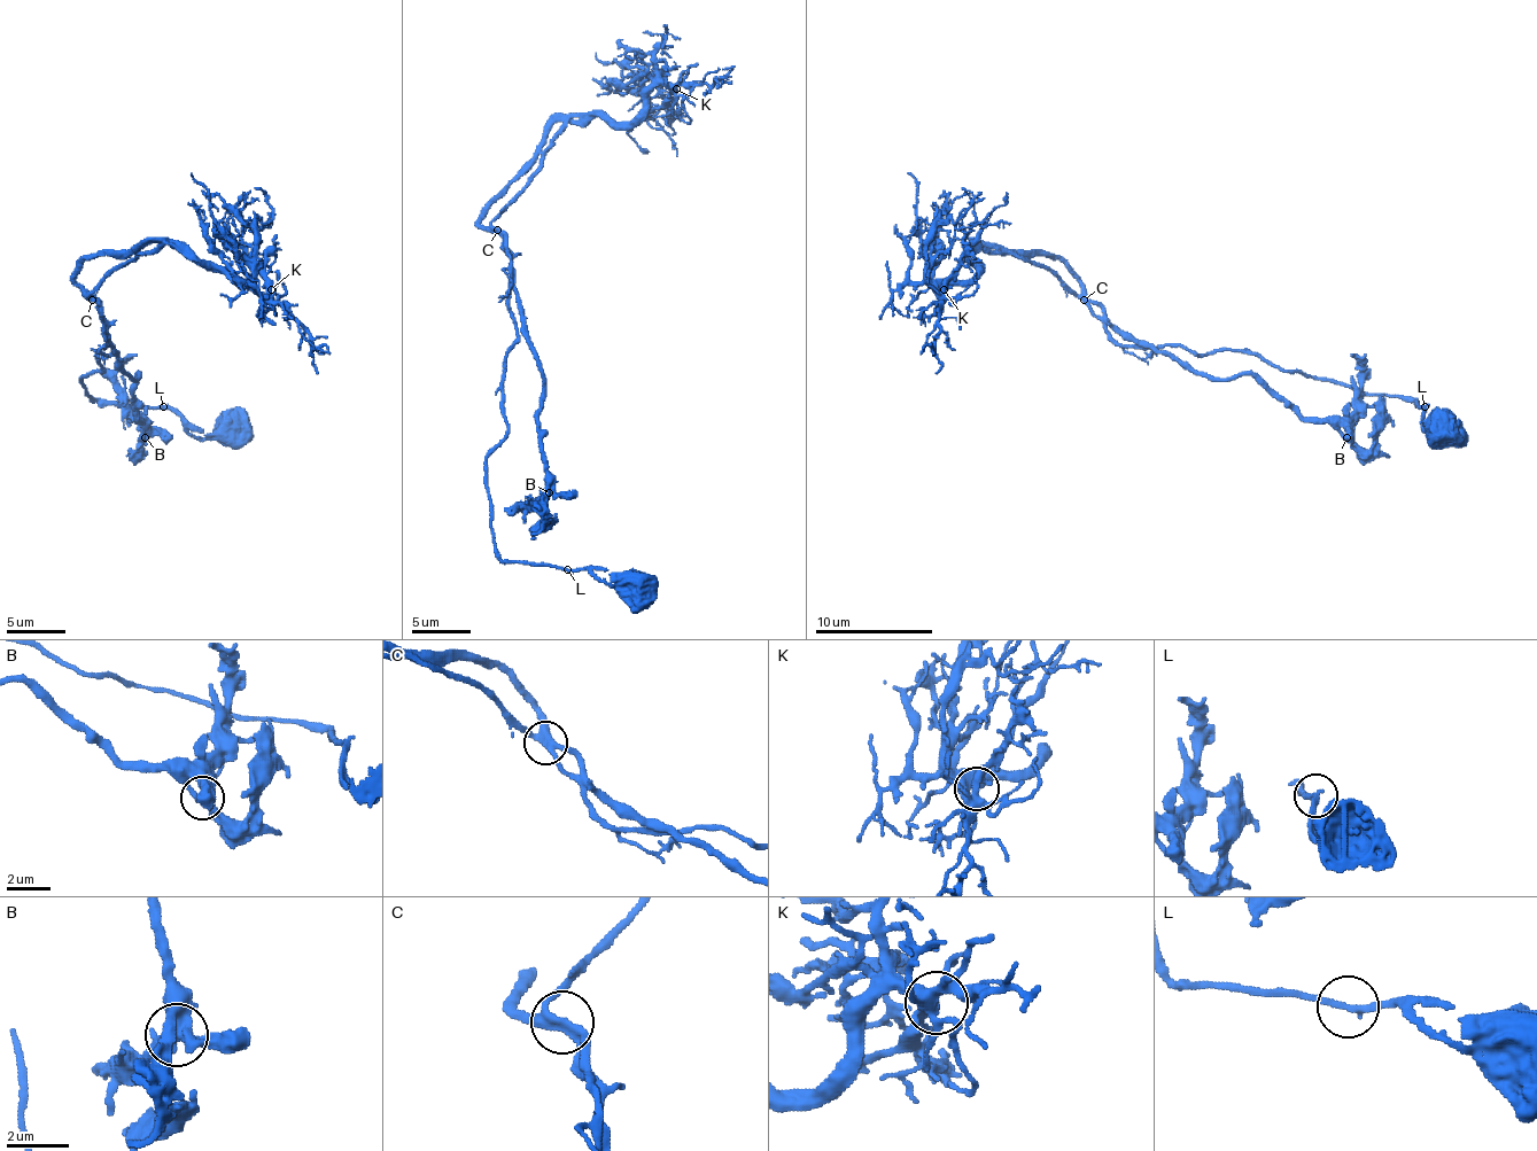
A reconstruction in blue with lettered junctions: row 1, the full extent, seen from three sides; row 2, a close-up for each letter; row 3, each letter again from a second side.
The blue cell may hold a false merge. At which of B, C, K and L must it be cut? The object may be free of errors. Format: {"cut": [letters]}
{"cut": []}

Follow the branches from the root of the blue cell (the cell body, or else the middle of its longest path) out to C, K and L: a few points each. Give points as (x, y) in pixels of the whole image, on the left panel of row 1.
C: (107, 340), (107, 319), (92, 298)
K: (107, 340), (107, 319), (86, 296), (118, 266), (165, 242), (183, 242), (230, 281), (271, 289)
L: (107, 340), (103, 345), (113, 351), (98, 349), (103, 370), (83, 378), (86, 393), (98, 405), (162, 407)

